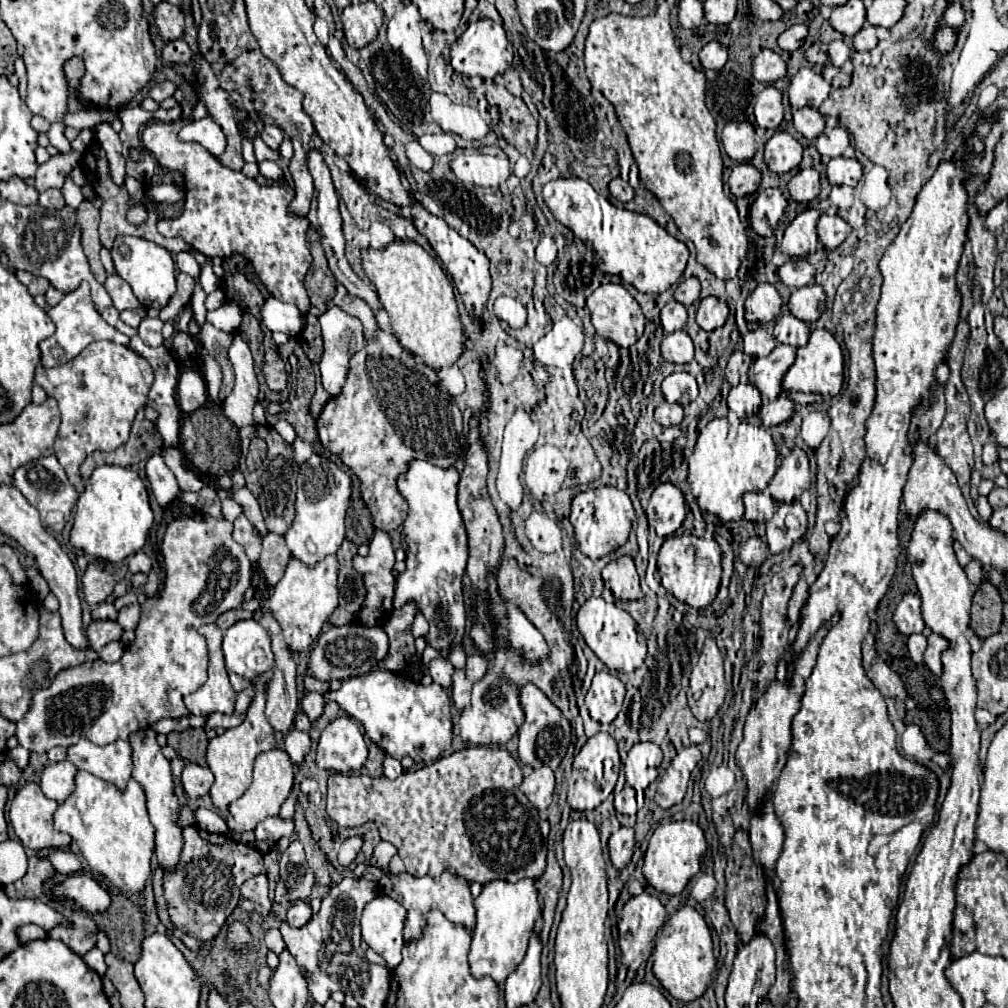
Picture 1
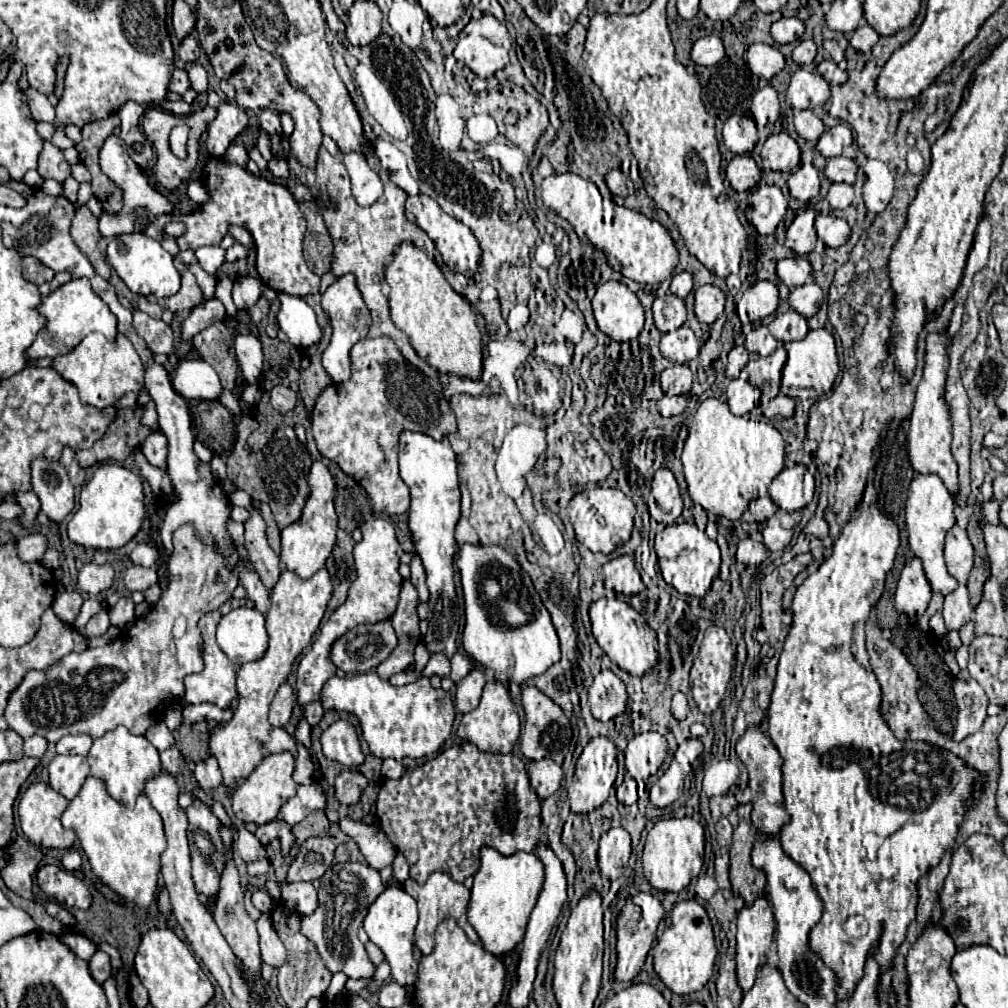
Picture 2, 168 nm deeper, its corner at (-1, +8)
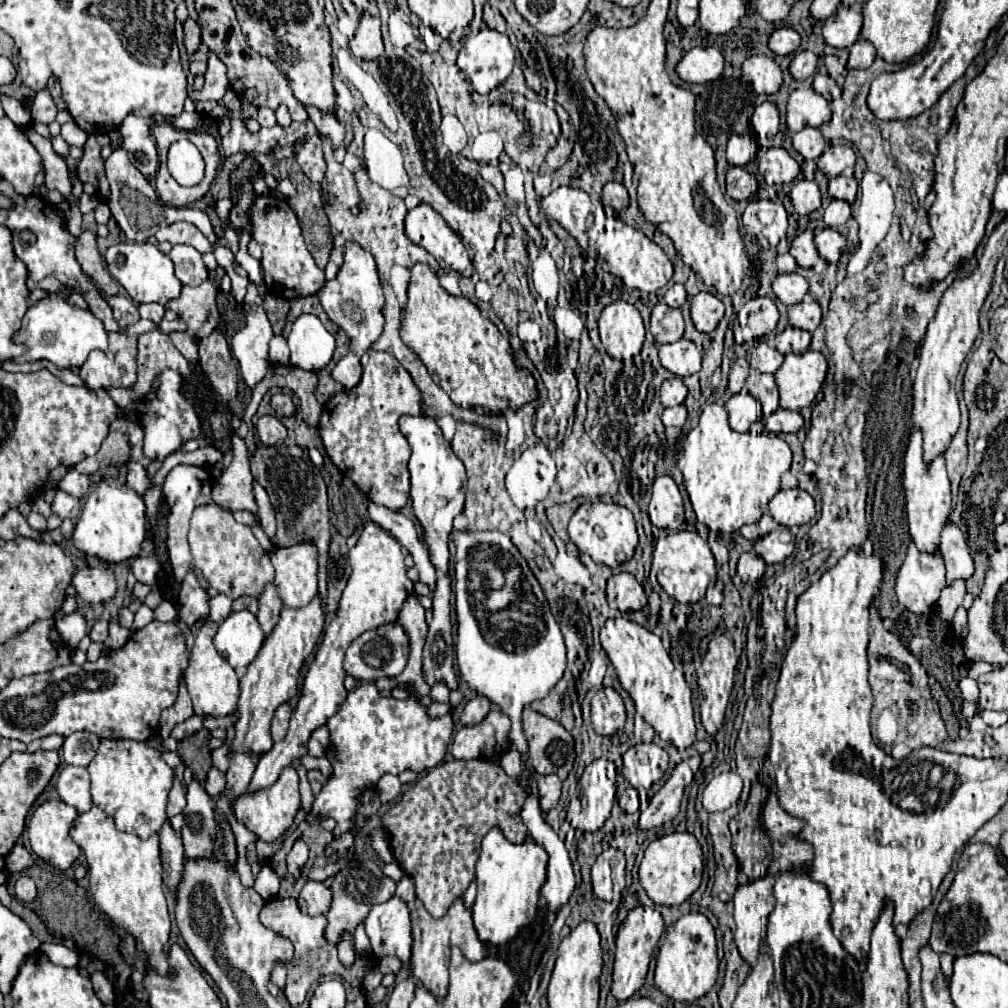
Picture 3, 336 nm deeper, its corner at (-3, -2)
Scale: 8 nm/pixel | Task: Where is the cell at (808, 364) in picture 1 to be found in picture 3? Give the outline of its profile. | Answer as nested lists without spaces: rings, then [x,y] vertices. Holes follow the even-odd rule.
[[[808,350],[804,354],[786,354],[784,364],[776,370],[776,384],[780,390],[780,408],[802,410],[810,406],[828,372],[828,360],[822,352]]]

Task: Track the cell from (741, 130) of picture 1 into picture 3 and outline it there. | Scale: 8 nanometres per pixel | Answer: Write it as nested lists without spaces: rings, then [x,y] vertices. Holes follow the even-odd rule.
[[[734,134],[728,140],[726,156],[728,156],[728,162],[732,166],[746,166],[756,156],[756,142],[750,136]]]

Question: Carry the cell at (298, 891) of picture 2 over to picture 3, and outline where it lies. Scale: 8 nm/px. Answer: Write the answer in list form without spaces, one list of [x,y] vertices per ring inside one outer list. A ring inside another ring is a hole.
[[[306,882],[300,892],[300,902],[304,902],[306,912],[310,916],[326,914],[330,906],[330,890],[322,882]]]

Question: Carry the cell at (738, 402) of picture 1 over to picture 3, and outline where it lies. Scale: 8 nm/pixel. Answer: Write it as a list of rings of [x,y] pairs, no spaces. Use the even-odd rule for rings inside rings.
[[[742,388],[726,402],[726,410],[730,418],[730,428],[738,432],[748,432],[750,424],[758,420],[758,400],[752,398],[746,388]]]

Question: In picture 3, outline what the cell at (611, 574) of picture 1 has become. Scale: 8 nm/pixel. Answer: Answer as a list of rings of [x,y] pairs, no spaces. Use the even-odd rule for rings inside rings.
[[[620,572],[607,580],[606,598],[609,606],[620,612],[634,612],[646,606],[644,588],[630,572]]]

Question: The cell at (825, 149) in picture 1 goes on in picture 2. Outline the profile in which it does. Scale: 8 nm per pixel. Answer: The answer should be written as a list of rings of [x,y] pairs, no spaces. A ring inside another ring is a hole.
[[[838,124],[834,128],[828,128],[820,136],[816,148],[824,158],[834,158],[834,156],[840,156],[842,148],[850,146],[850,144],[852,144],[852,130],[844,124]]]

